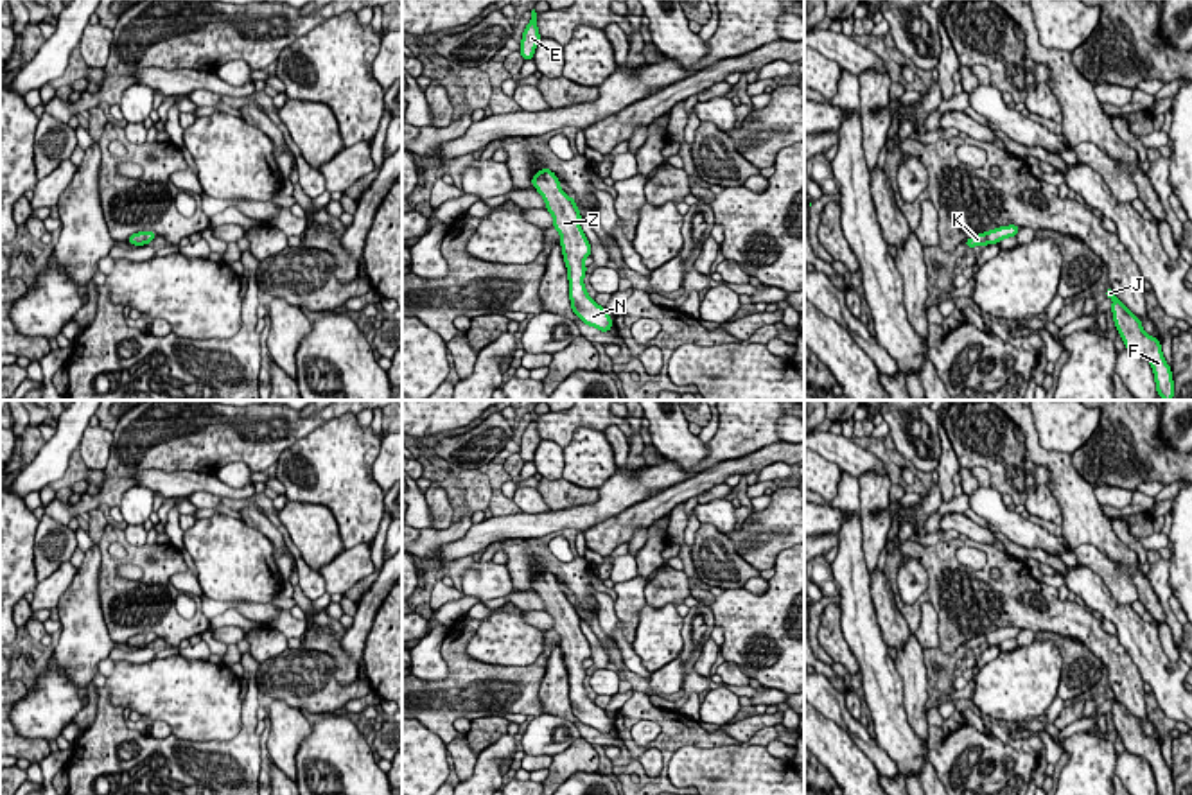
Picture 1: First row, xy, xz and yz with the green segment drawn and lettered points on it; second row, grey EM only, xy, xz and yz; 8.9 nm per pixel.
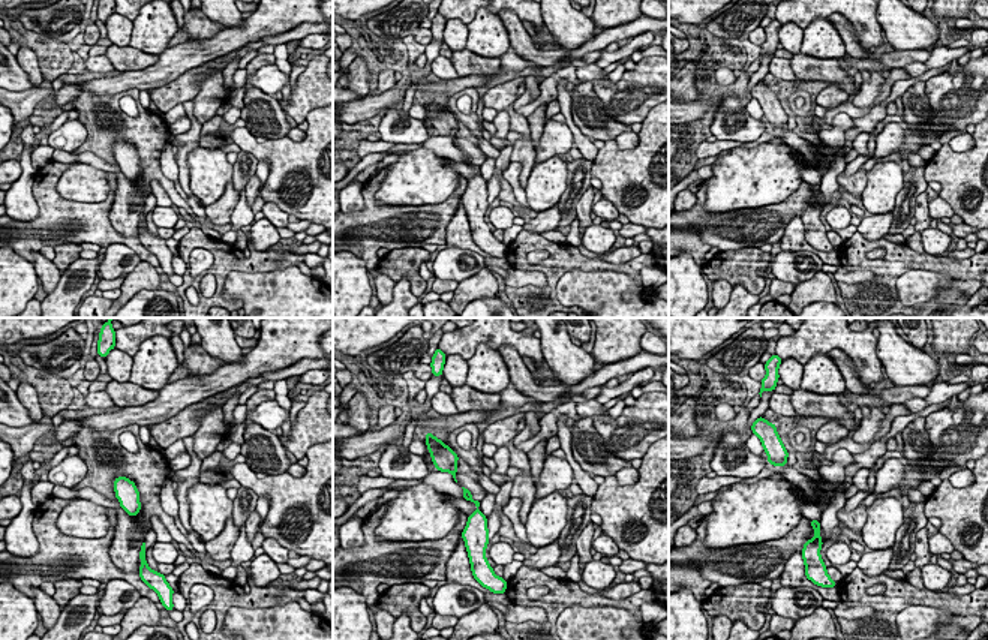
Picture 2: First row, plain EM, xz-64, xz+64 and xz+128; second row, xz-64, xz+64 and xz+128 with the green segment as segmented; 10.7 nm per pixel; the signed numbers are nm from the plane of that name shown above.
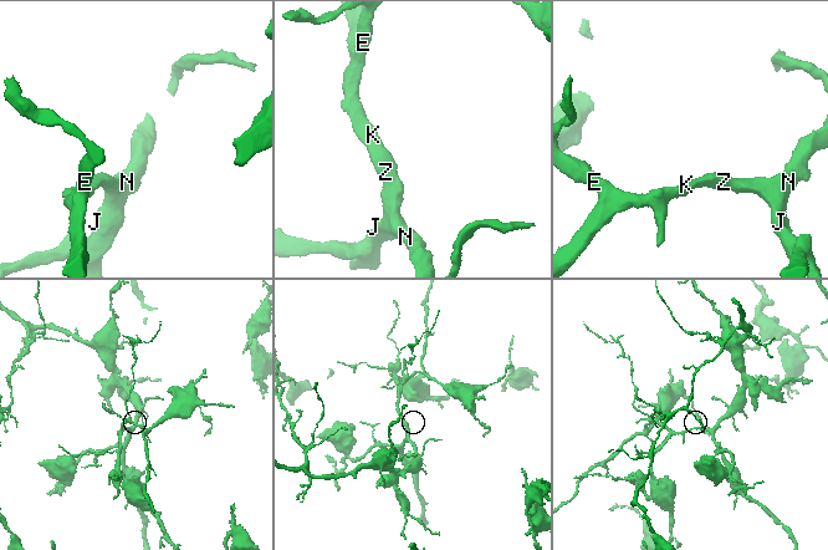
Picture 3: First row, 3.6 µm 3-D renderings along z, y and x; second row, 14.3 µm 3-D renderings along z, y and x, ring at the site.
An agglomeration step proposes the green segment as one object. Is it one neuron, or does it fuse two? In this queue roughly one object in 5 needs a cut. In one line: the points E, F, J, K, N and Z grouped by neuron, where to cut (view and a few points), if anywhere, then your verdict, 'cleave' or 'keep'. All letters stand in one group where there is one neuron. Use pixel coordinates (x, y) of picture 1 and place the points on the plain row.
groups E F J K N Z; cut none; keep

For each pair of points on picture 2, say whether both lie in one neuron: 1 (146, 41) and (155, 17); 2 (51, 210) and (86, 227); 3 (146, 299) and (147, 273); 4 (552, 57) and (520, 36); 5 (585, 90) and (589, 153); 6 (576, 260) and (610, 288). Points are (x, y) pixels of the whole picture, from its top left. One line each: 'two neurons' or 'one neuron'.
1: one neuron
2: one neuron
3: two neurons
4: one neuron
5: two neurons
6: two neurons

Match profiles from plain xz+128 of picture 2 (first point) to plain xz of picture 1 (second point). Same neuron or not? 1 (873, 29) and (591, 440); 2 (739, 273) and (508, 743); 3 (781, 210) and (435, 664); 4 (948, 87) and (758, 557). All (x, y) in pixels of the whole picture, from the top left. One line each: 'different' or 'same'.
1: different
2: different
3: different
4: same

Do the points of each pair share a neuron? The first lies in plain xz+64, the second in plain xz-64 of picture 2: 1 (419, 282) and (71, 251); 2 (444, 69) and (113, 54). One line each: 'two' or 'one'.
1: one
2: two

